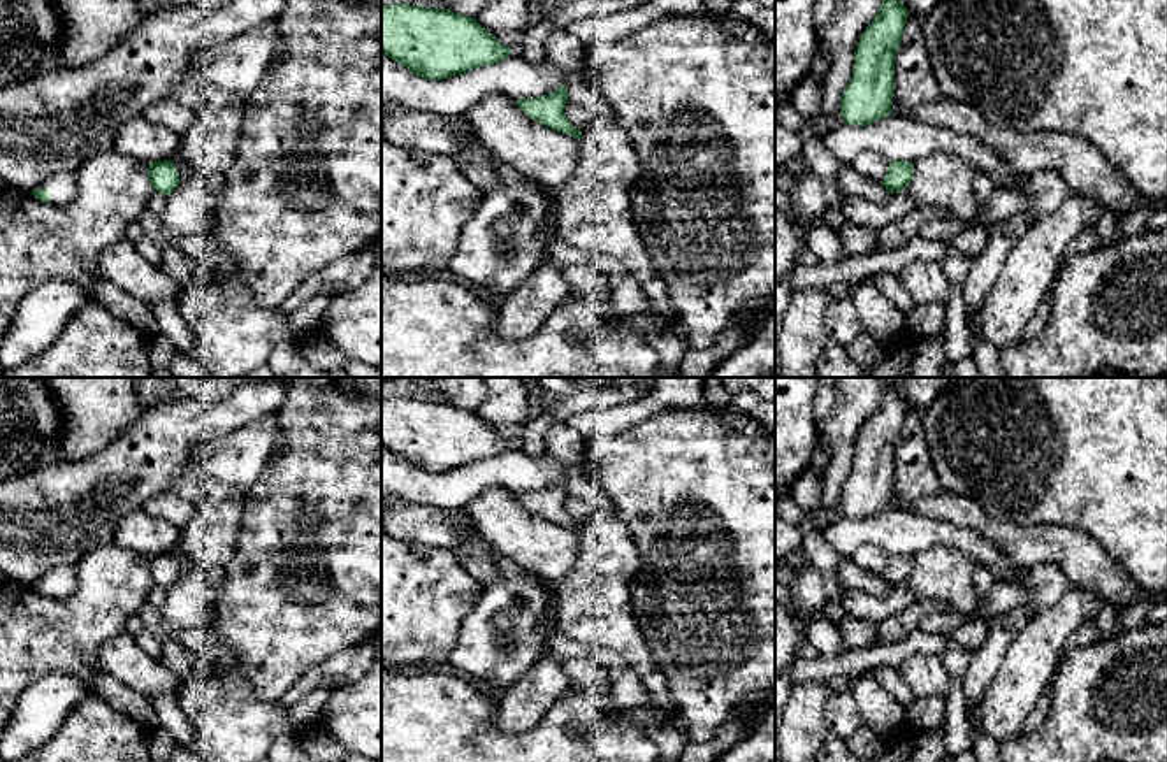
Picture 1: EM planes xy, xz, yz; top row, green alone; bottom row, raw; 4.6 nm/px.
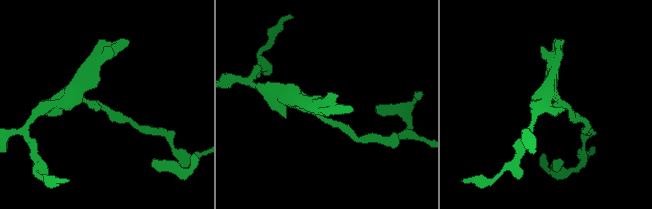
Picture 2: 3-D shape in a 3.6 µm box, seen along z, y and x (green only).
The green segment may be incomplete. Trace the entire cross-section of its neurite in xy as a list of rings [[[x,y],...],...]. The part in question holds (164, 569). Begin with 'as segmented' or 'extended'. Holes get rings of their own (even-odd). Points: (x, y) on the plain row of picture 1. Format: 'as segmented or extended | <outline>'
as segmented | [[[172,553],[149,557],[148,569],[158,586],[170,588],[179,579],[179,565]]]

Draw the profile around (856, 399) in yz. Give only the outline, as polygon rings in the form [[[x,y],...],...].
[[[838,377],[835,385],[835,406],[831,414],[819,423],[821,446],[830,451],[830,460],[821,472],[823,495],[821,507],[838,507],[842,488],[852,471],[854,444],[861,427],[873,414],[882,400],[881,377]]]

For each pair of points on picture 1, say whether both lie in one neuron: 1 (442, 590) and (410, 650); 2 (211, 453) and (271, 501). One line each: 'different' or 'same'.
1: same
2: different

